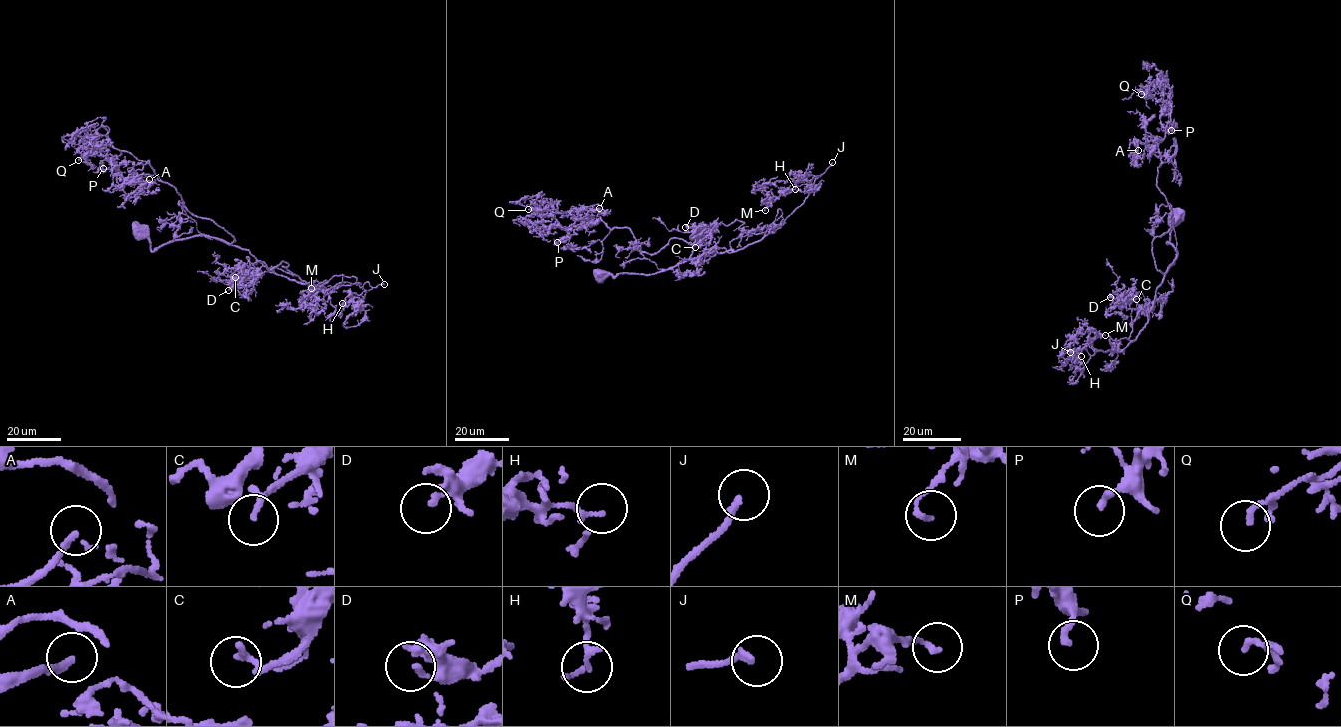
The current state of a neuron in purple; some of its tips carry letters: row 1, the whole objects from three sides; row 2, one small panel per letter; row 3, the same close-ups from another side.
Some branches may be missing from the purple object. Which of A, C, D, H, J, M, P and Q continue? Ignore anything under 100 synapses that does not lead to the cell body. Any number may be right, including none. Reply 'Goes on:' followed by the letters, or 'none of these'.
Goes on: J

